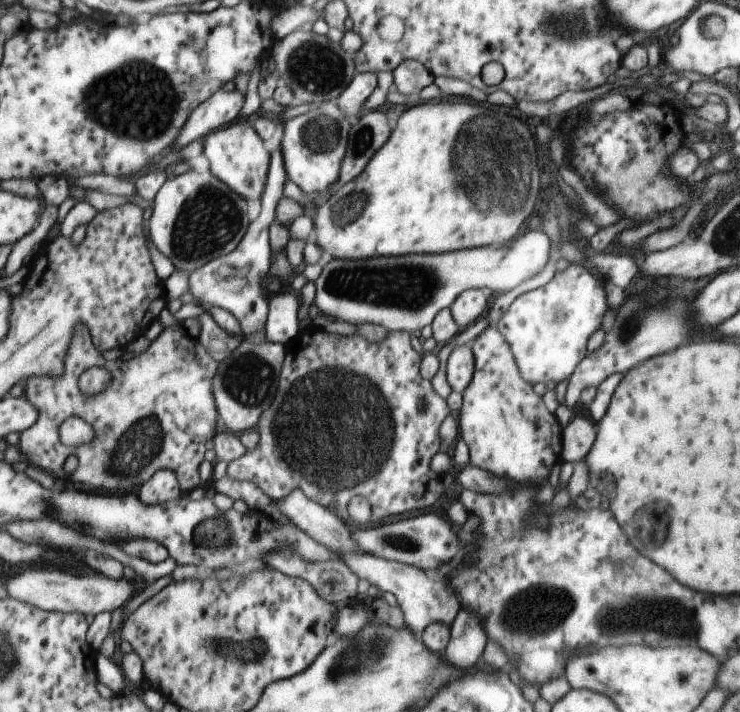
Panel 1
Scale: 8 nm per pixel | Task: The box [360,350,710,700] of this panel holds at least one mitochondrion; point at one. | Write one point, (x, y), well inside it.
(644, 619)

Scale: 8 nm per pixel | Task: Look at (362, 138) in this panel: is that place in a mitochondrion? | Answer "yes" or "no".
yes

